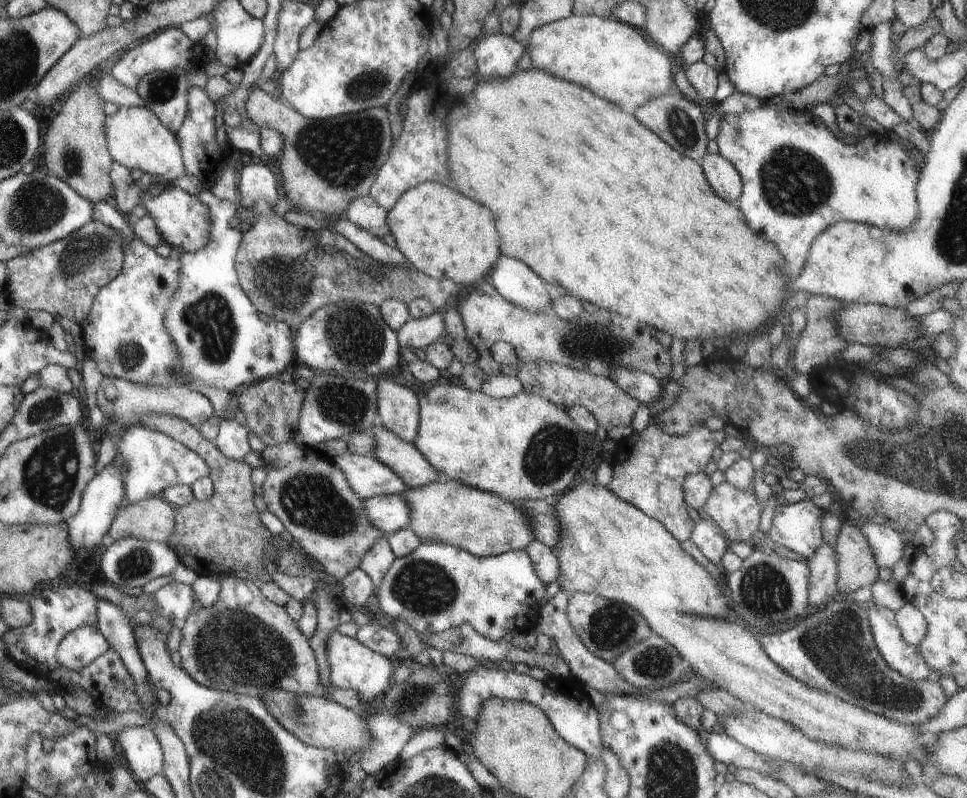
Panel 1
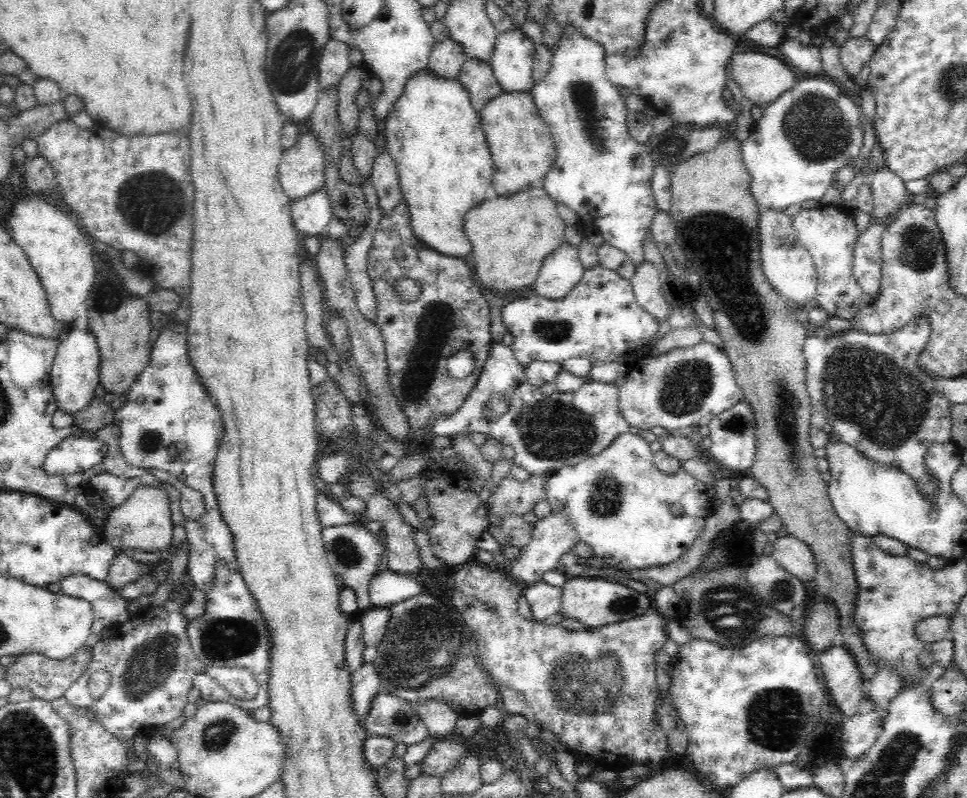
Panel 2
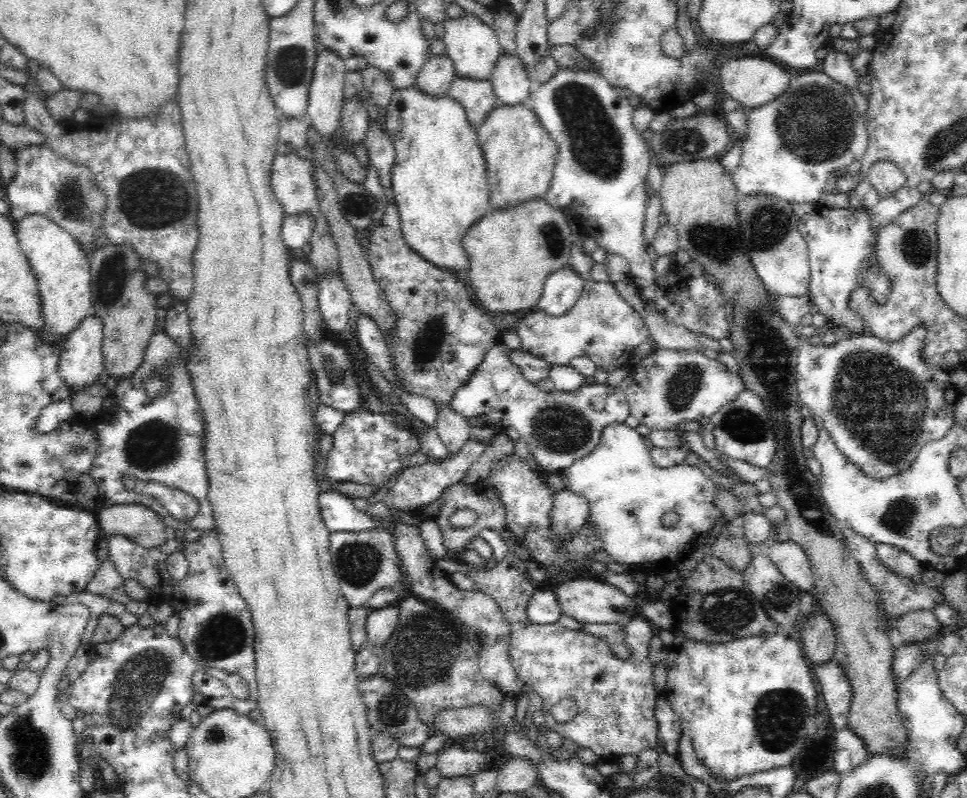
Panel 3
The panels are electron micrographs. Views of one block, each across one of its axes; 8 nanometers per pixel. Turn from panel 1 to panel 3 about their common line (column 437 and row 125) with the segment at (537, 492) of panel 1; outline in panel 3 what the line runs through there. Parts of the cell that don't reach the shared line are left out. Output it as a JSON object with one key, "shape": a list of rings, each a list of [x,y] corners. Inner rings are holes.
{"shape":[[[412,86],[392,96],[386,108],[386,136],[396,150],[396,162],[392,168],[392,192],[394,204],[402,218],[402,236],[406,244],[418,252],[430,264],[460,272],[468,268],[468,252],[464,250],[464,234],[476,220],[490,214],[490,186],[488,186],[488,164],[484,150],[480,148],[478,128],[468,122],[466,108],[462,102],[446,96],[432,96],[422,88]]]}

